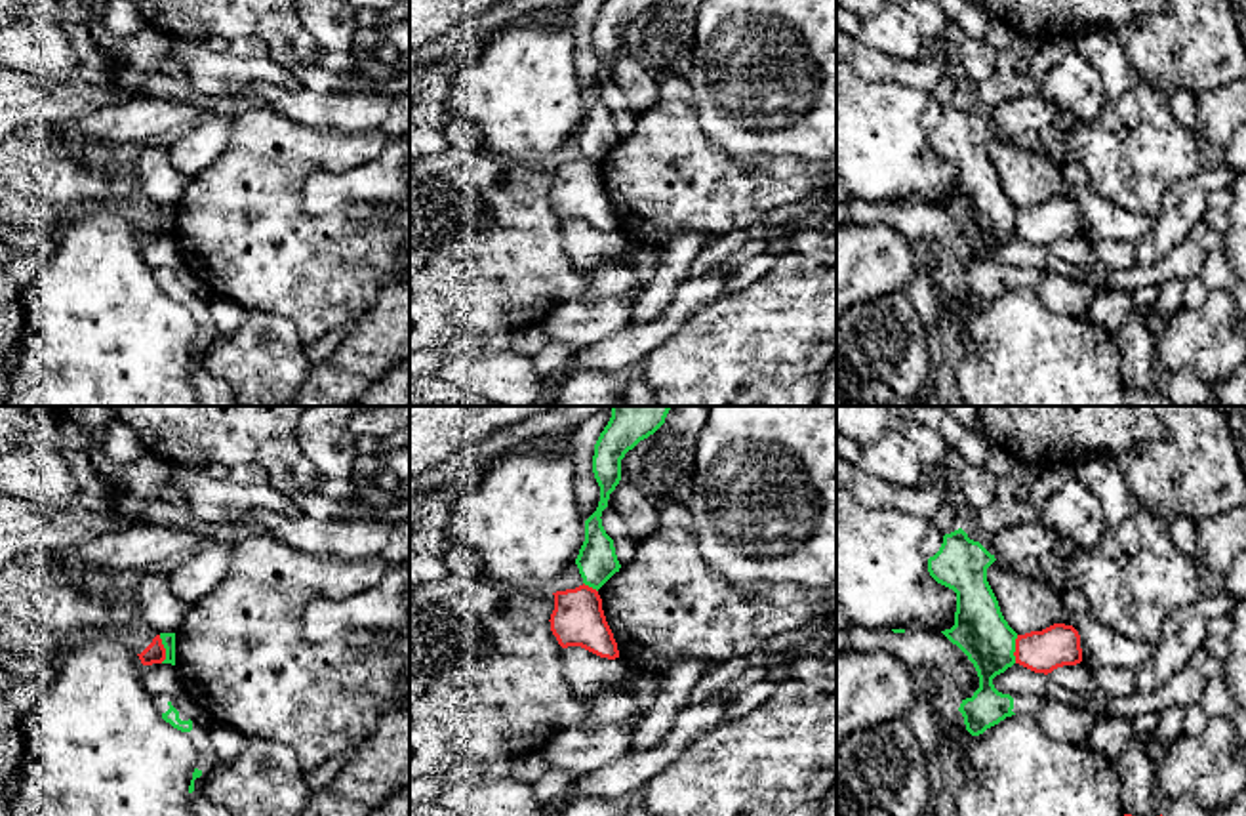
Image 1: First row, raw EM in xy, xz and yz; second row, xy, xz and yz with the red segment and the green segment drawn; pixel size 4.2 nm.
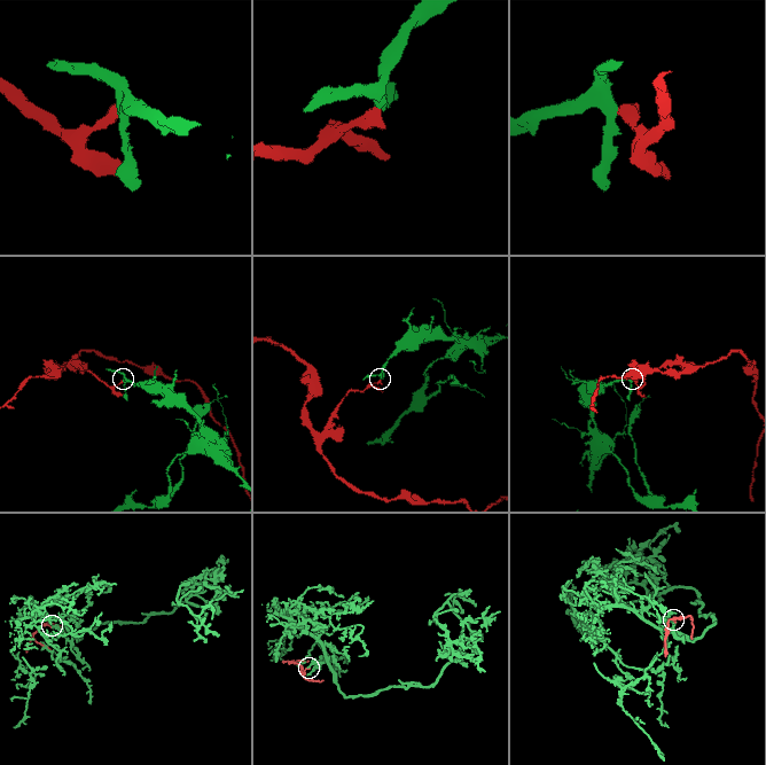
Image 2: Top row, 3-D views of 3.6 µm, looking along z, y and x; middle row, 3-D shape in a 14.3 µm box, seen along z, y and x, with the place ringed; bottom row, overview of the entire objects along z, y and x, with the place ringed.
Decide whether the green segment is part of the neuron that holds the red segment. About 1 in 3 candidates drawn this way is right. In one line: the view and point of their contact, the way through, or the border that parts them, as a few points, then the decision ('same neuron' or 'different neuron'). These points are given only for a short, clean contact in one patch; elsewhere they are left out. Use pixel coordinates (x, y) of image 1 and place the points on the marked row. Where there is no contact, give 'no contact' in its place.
contact xy (164, 649); border xy (159, 635), (164, 647), (162, 662); different neuron

